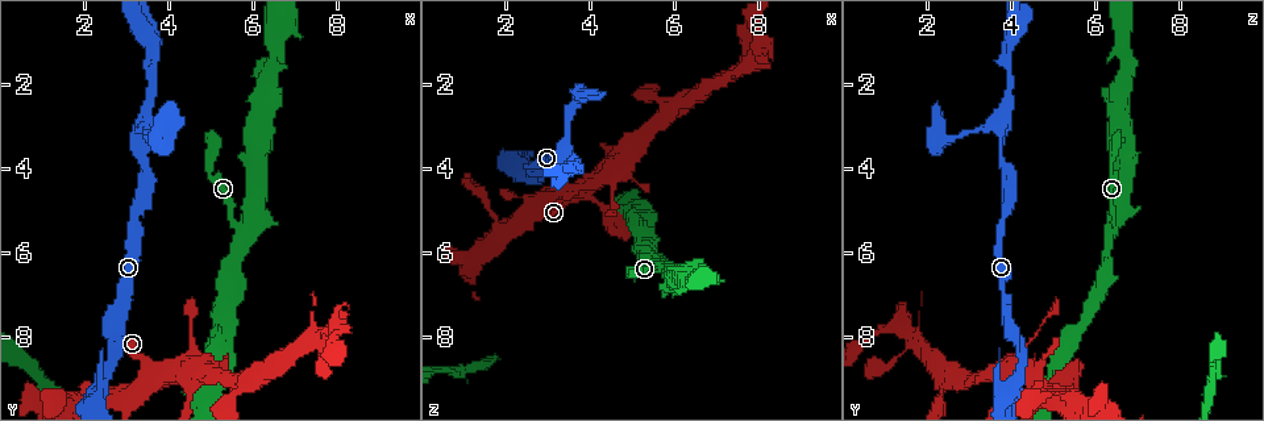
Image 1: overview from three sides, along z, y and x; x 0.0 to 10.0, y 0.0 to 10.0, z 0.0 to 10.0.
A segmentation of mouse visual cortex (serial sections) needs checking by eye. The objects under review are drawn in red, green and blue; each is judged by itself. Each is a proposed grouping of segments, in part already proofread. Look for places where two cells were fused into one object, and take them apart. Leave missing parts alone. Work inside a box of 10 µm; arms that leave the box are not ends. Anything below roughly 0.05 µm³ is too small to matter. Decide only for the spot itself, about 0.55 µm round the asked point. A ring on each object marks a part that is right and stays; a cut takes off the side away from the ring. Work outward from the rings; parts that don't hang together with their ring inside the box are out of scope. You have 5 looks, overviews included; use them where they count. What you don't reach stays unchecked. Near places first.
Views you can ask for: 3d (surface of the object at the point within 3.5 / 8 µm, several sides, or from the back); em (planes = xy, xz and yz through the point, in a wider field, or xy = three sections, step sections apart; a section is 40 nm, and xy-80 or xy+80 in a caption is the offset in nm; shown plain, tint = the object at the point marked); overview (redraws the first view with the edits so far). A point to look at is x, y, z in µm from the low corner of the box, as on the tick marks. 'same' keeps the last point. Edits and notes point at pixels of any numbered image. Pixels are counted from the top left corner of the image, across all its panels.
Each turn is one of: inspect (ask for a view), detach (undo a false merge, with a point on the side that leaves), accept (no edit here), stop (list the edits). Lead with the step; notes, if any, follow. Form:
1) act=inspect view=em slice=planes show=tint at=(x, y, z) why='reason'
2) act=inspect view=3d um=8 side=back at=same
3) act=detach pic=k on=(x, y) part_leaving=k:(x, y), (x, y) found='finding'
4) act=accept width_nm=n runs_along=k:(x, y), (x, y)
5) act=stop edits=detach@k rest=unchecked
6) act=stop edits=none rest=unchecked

act=inspect view=3d um=3.5 at=(5.80, 5.40, 6.40) why='small branch off a trunk'

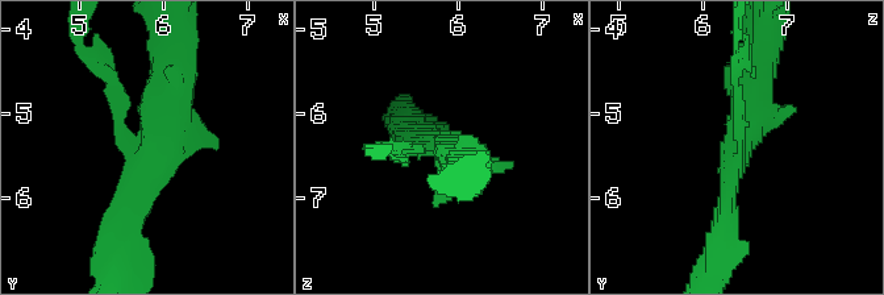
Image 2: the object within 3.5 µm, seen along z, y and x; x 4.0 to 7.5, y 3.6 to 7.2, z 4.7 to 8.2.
act=inspect view=em slice=xy step=2 show=tint at=(5.75, 5.40, 6.40)

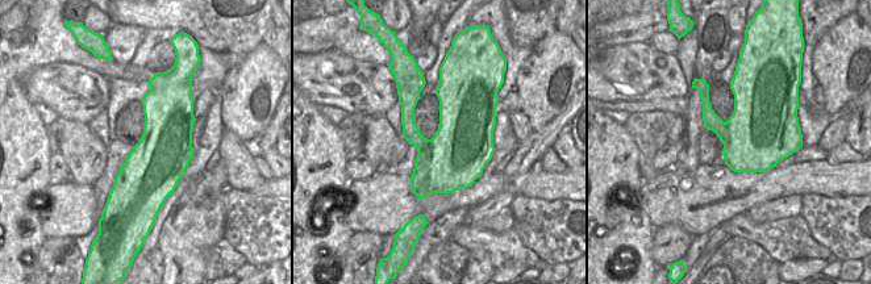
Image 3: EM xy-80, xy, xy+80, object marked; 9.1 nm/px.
act=accept runs_along=2:(404, 145), (449, 149), (465, 166) found='all the same cell'

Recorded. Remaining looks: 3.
act=inspect view=3d um=3.5 at=(3.25, 3.20, 3.70) why='sudden change in width'

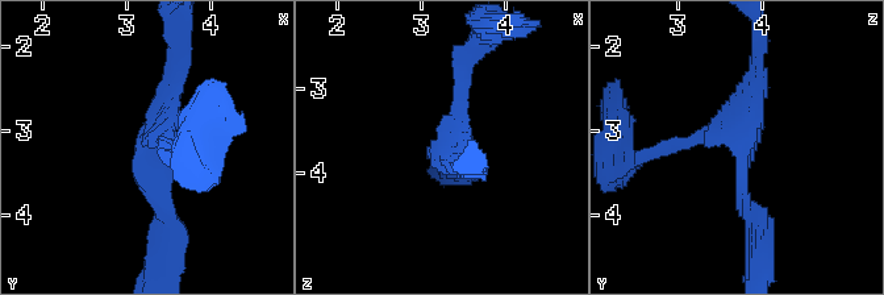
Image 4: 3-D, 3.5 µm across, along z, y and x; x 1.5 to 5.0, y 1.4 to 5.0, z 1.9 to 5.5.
act=inspect view=em slice=xy step=2 show=tint at=(3.25, 3.15, 3.80)

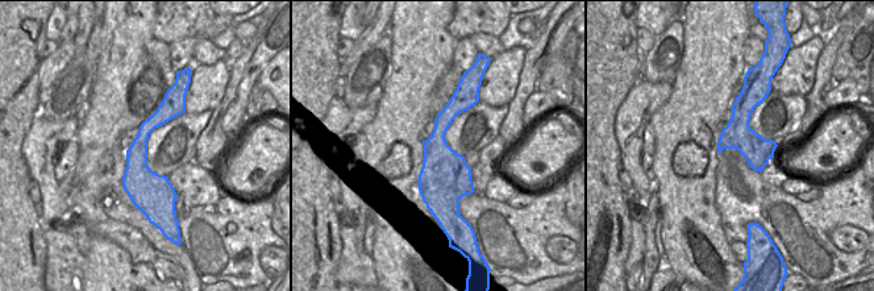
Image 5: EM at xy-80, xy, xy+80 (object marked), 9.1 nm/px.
act=accept width_nm=440 runs_along=5:(169, 98), (140, 142), (140, 204) found='all the same cell'

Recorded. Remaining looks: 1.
act=stop edits=none rest=unchecked

